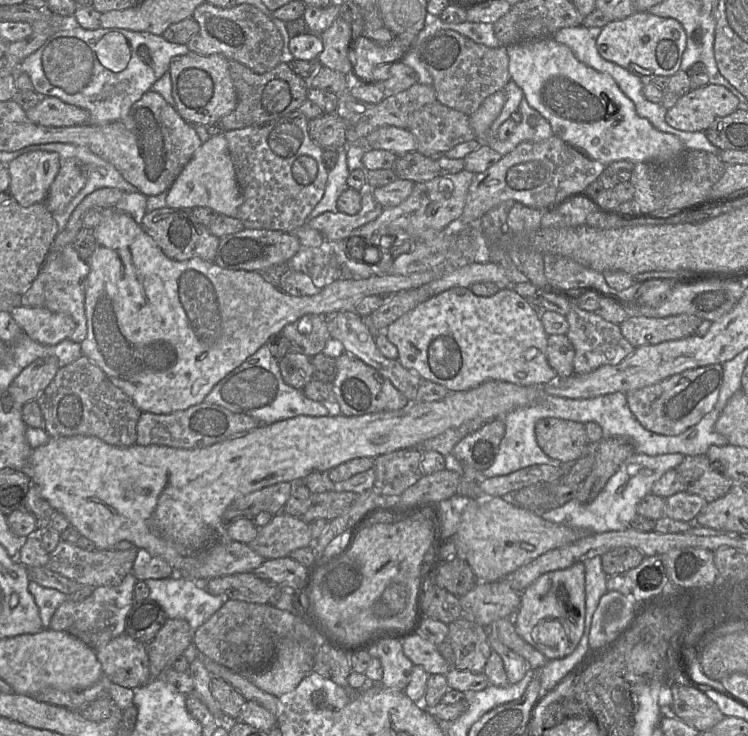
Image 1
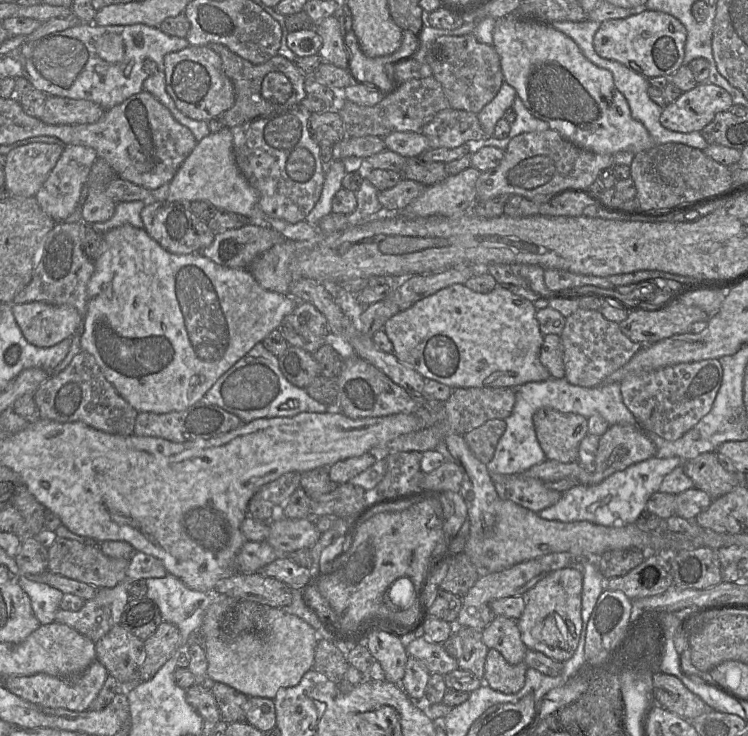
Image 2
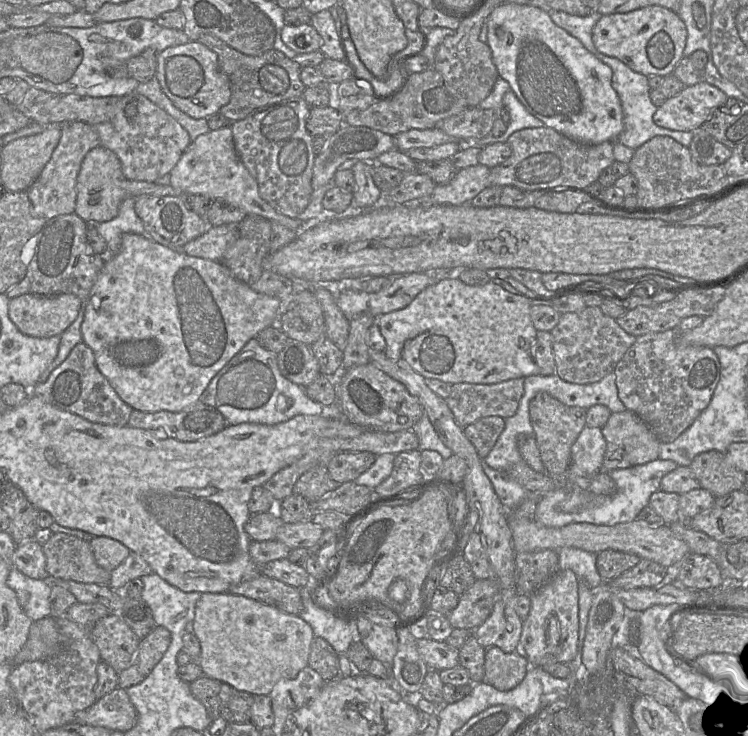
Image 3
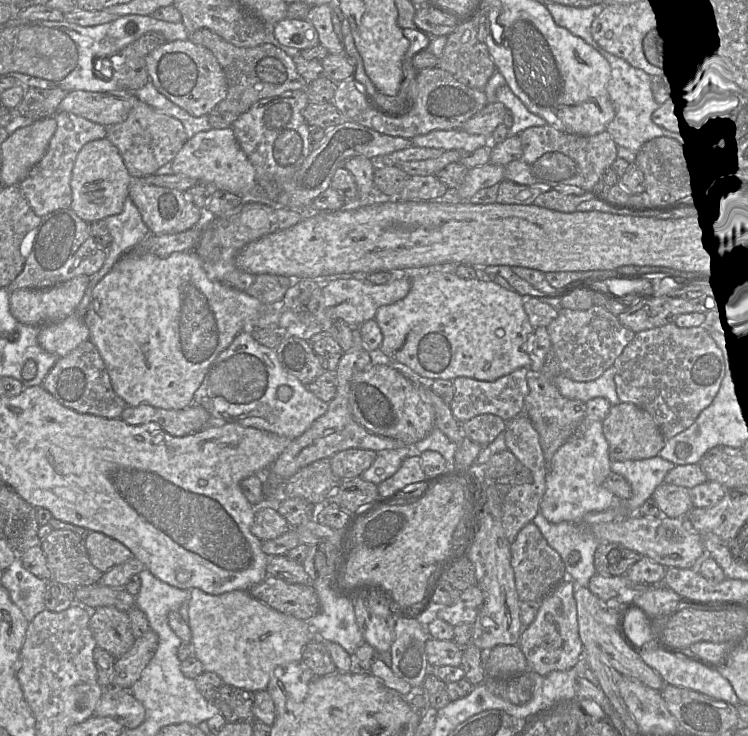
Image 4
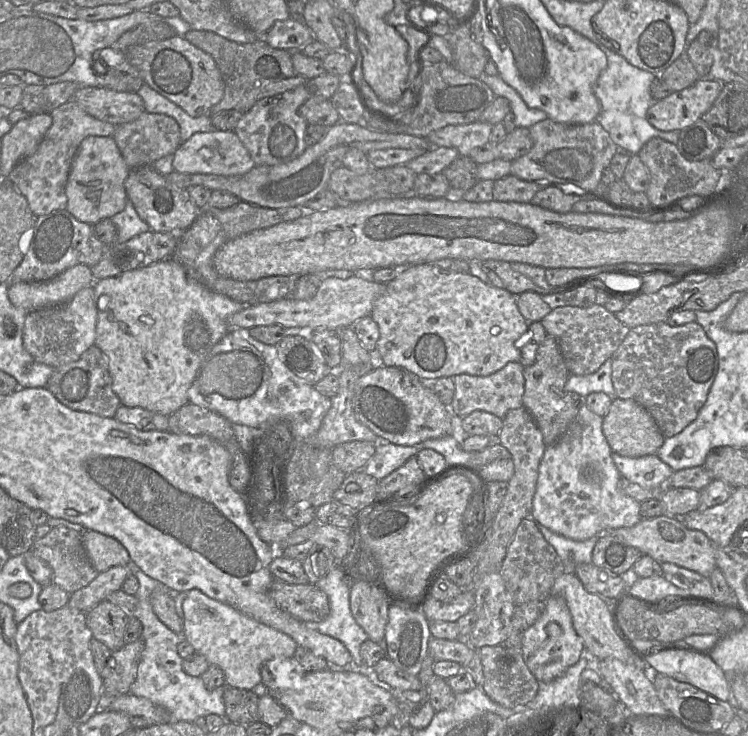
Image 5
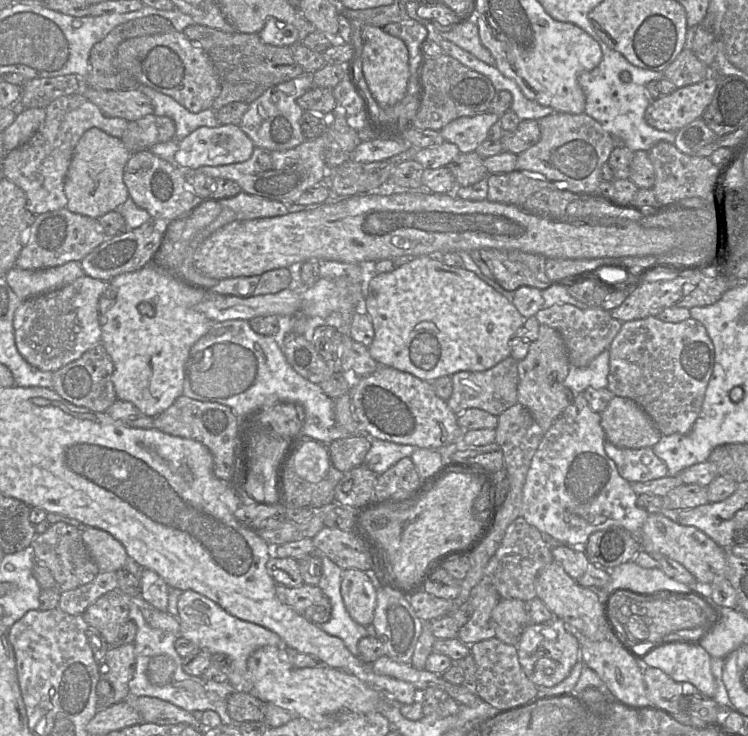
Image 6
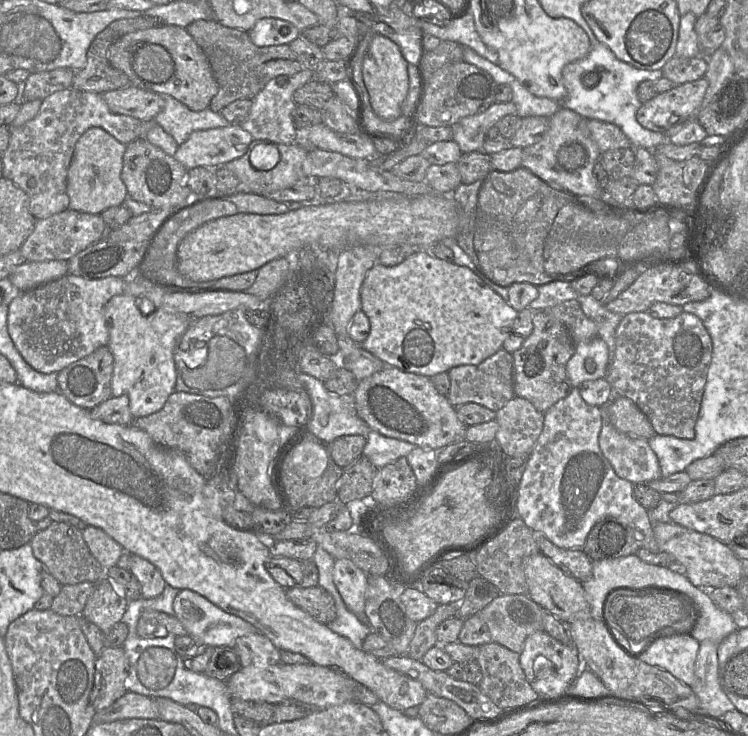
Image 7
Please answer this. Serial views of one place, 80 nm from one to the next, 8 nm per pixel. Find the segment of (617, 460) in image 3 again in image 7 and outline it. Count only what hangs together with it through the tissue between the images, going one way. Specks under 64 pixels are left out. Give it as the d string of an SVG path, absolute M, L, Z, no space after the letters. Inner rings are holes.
M617 396L609 401L607 417L619 432L627 436L649 440L656 434L648 417L625 396Z

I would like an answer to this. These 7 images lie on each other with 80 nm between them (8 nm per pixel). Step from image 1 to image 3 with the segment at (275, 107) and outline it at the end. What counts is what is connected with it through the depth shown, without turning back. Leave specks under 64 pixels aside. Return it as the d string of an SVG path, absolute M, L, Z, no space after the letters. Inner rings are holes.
M210 34L200 36L198 42L216 53L221 70L229 78L231 98L220 108L219 114L231 122L242 120L259 108L301 97L306 88L300 78L300 65L274 48L258 56L249 56Z

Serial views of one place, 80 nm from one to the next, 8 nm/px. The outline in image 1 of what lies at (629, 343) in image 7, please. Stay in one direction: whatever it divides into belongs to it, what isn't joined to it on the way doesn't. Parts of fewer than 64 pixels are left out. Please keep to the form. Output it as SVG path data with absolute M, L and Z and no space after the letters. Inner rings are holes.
M710 364L685 370L625 394L631 412L644 428L657 434L675 436L696 425L714 408L722 382L722 365Z

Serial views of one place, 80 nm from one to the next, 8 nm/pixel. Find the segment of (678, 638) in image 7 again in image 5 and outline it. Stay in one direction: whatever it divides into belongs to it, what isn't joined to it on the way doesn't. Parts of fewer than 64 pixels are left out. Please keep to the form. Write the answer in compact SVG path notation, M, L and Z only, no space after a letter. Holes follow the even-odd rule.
M687 644L677 647L684 647L686 650L671 648L661 650L657 653L643 654L642 656L647 664L647 668L650 669L652 673L665 674L679 682L692 684L717 699L729 701L731 695L729 679L712 657L709 654L694 652Z

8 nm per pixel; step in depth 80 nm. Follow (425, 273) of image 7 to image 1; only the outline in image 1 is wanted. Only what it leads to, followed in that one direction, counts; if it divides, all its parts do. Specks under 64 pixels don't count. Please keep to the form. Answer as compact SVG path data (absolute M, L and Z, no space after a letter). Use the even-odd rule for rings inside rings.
M454 287L417 305L413 310L391 323L385 334L397 347L398 360L403 367L423 380L445 386L450 392L465 391L489 380L521 386L550 385L558 379L547 361L548 335L533 302L513 287L501 287L489 297L475 295L468 287Z

